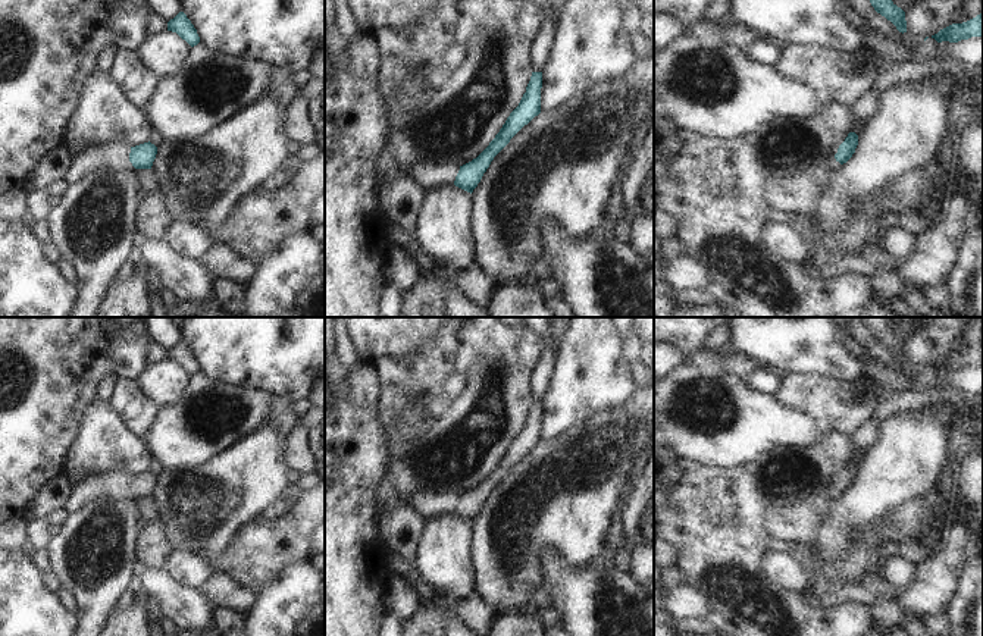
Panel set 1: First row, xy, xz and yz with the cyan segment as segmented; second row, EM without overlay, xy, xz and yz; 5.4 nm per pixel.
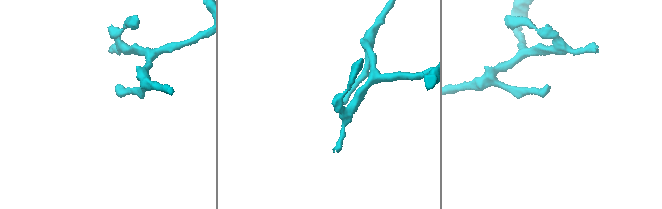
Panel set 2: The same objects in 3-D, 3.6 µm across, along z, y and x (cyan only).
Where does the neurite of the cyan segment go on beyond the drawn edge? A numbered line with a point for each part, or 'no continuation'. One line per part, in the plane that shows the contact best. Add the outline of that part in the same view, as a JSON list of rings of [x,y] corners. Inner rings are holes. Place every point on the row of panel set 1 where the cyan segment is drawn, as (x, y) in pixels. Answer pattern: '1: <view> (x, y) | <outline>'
1: xy (115, 156) | [[[104,142],[97,147],[88,147],[76,154],[63,175],[68,184],[76,182],[87,173],[97,169],[135,170],[129,162],[131,145],[126,142]]]

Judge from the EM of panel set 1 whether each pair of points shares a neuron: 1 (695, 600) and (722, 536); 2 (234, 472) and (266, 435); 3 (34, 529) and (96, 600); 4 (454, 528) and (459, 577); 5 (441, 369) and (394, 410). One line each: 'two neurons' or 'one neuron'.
1: two neurons
2: one neuron
3: two neurons
4: one neuron
5: one neuron

